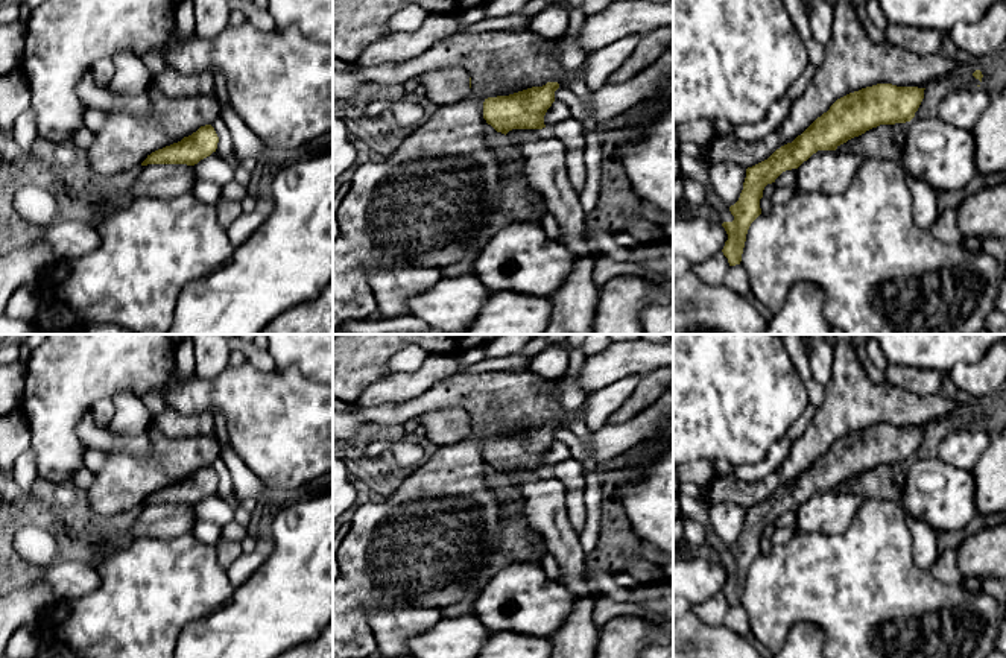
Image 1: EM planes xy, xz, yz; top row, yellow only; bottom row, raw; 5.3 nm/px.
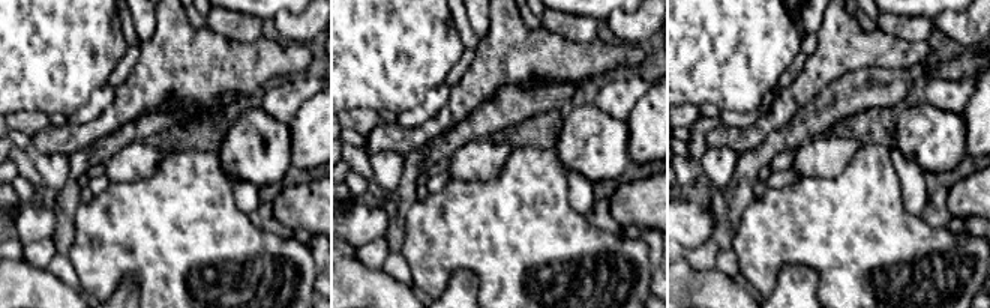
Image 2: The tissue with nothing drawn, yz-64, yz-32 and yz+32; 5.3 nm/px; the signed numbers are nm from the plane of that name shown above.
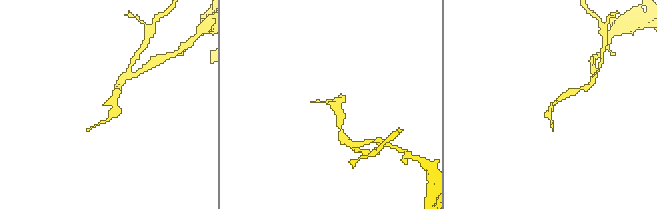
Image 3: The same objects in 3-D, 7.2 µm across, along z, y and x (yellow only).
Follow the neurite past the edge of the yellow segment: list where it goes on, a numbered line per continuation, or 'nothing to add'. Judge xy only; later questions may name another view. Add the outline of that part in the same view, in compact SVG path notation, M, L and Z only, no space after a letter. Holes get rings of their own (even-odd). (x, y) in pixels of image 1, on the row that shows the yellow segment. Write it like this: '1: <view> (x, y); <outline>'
nothing to add

